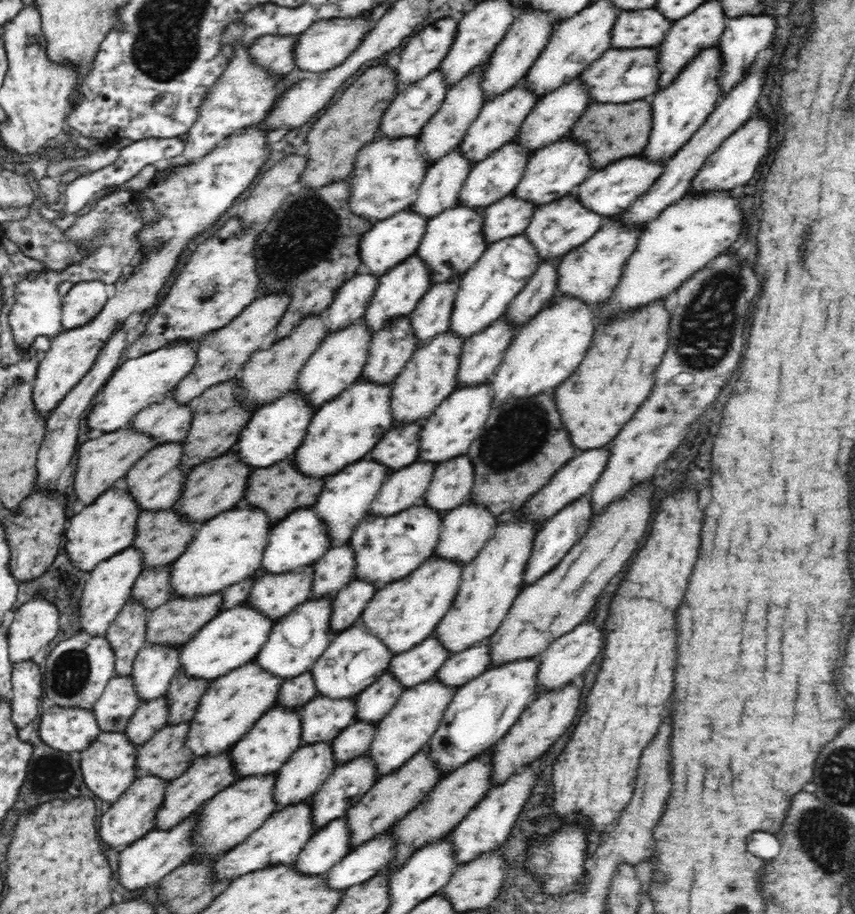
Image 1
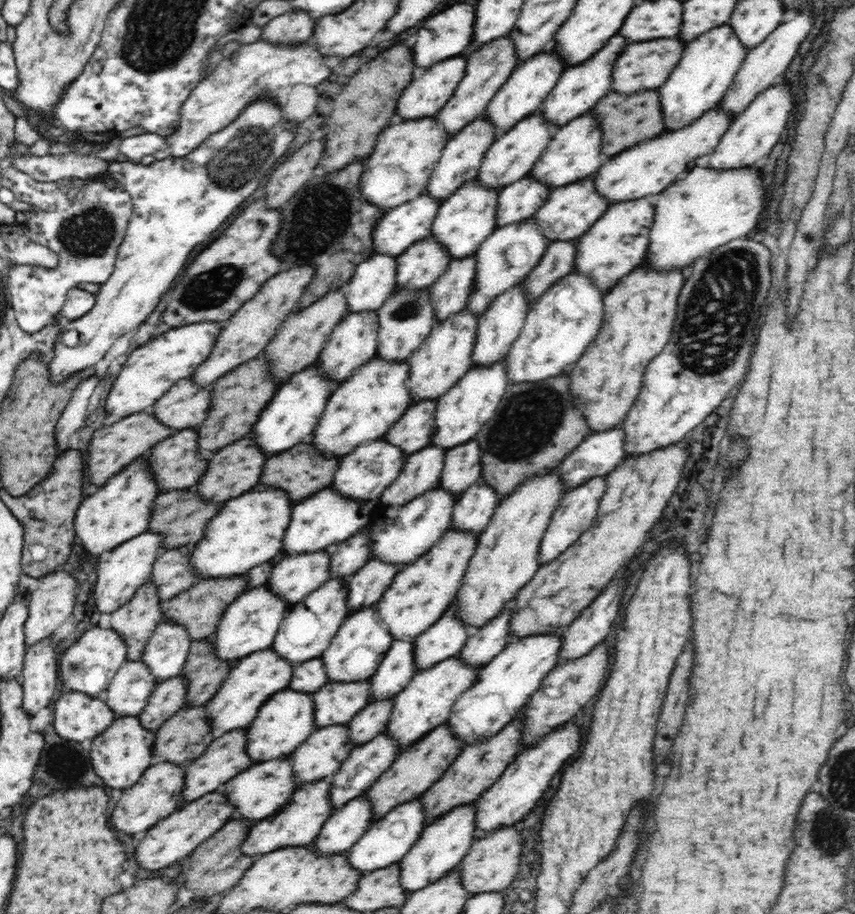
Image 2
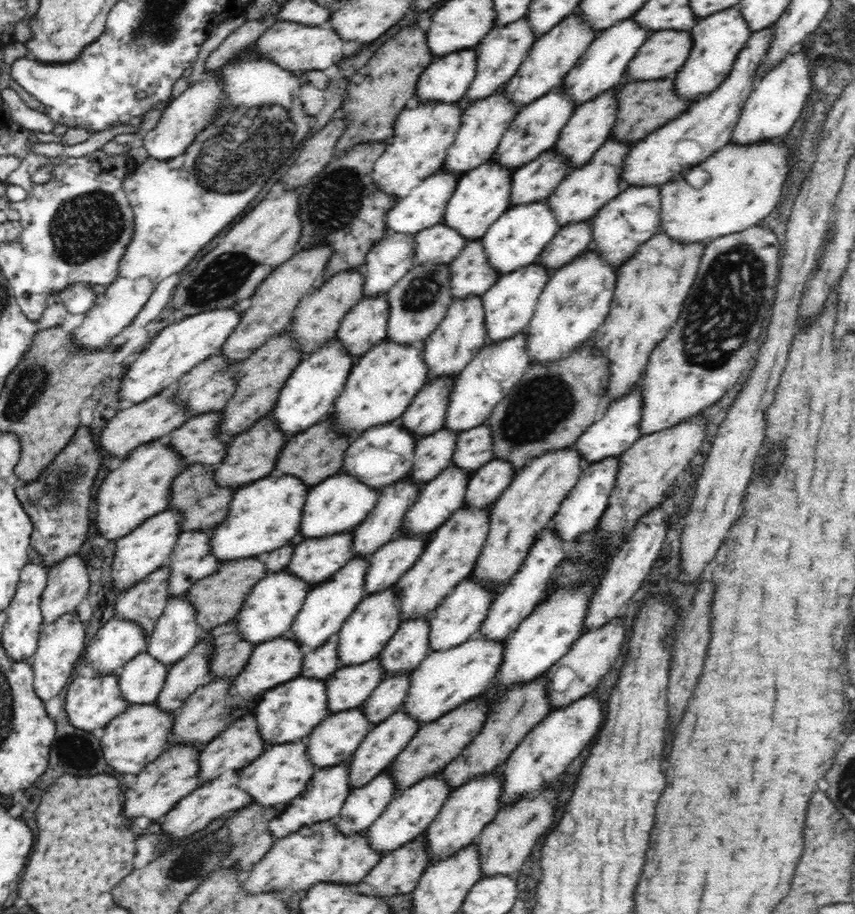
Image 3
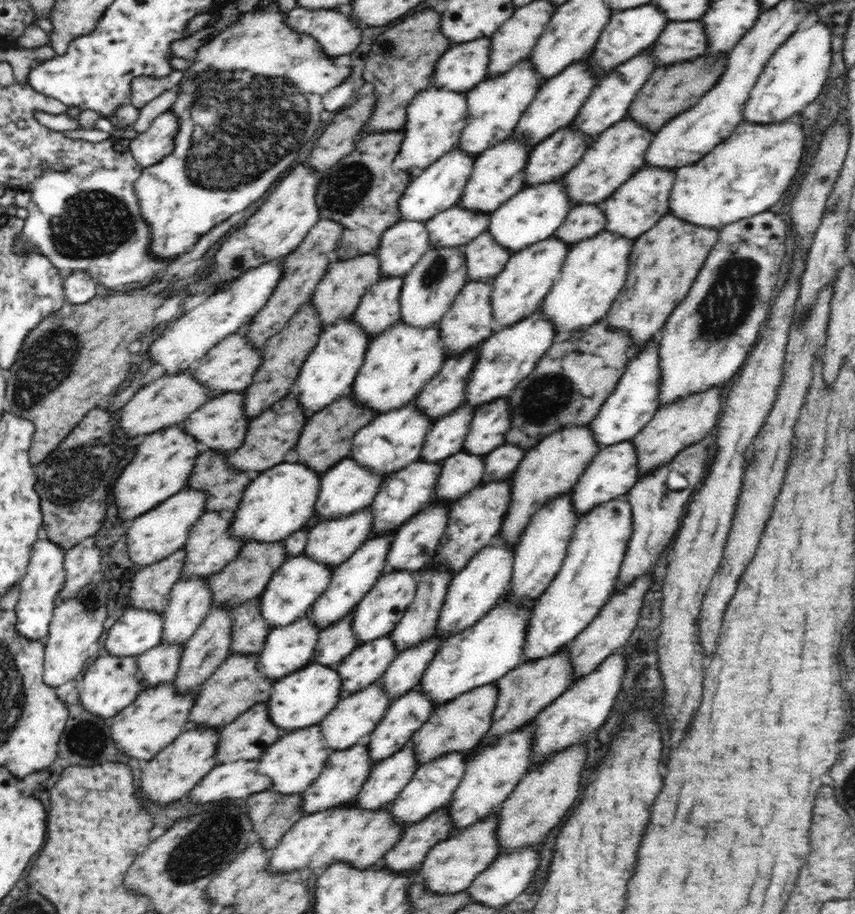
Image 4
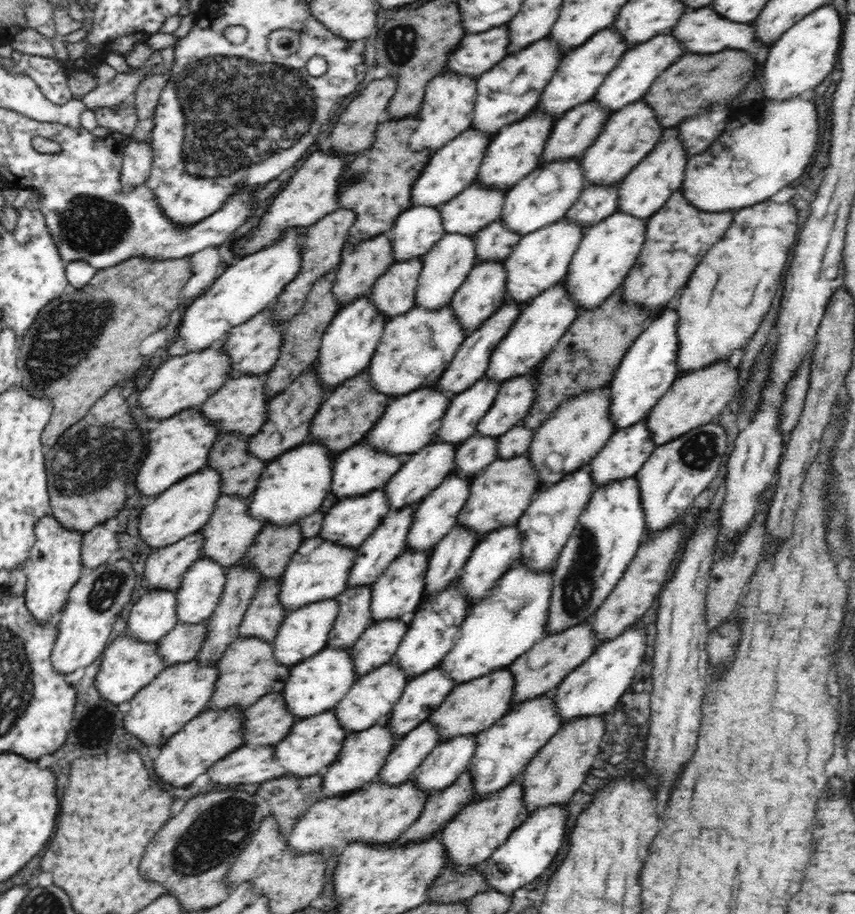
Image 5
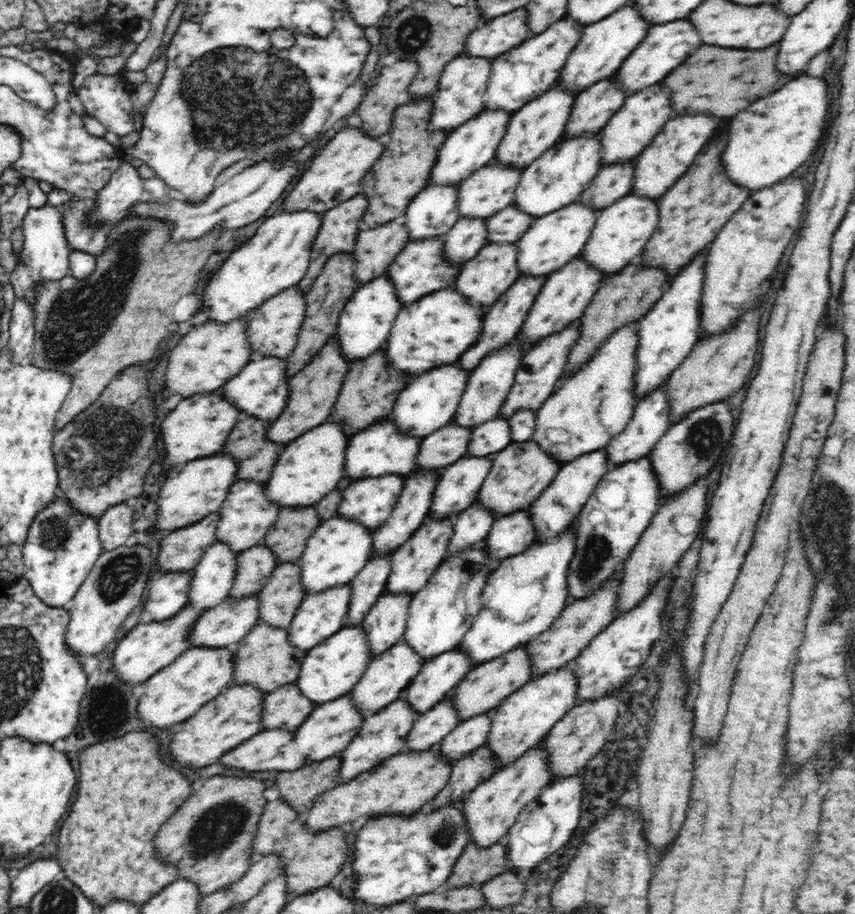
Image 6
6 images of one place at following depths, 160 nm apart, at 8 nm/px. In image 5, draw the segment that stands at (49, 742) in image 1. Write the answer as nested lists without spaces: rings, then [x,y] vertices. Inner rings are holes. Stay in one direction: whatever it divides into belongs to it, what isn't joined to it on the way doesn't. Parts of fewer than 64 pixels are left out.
[[[120,636],[103,651],[99,671],[95,676],[95,687],[99,696],[112,702],[122,704],[134,698],[134,695],[150,684],[165,668],[165,662],[157,654],[158,643],[144,643],[132,637]]]

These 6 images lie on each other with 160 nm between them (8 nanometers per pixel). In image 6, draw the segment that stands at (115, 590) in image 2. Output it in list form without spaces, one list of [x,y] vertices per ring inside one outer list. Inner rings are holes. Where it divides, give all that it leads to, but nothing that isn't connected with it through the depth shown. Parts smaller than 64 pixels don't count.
[[[215,453],[214,455],[188,460],[182,464],[172,476],[168,476],[163,482],[158,495],[158,512],[155,525],[157,530],[174,532],[186,526],[192,526],[196,522],[206,518],[208,514],[218,512],[226,500],[229,488],[237,480],[238,466],[229,455]]]

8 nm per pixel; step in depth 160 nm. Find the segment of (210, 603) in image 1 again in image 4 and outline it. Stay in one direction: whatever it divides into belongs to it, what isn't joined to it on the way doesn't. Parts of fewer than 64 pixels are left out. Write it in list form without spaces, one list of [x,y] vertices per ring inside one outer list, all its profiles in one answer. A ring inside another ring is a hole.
[[[244,542],[234,560],[231,560],[221,572],[208,576],[208,587],[212,591],[212,606],[226,605],[236,609],[254,598],[259,598],[268,586],[270,578],[287,559],[285,546],[280,542]]]

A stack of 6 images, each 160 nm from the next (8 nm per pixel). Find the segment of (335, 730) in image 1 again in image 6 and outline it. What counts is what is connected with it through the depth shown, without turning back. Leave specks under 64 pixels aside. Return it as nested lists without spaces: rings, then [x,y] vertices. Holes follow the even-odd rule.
[[[384,592],[364,617],[362,627],[372,659],[403,640],[412,597]]]

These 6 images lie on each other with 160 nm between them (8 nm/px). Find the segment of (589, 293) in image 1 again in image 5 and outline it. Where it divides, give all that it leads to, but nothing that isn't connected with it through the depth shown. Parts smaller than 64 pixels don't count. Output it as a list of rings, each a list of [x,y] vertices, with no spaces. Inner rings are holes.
[[[669,127],[654,150],[621,180],[618,184],[618,212],[647,220],[666,204],[676,190],[680,190],[689,160],[681,140],[678,128]]]

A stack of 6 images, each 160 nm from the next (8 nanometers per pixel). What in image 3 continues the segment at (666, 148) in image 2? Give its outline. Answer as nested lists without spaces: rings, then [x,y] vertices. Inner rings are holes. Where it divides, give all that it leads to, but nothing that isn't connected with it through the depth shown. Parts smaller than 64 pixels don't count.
[[[773,26],[752,32],[746,46],[738,52],[734,66],[718,89],[702,101],[692,104],[673,122],[658,128],[633,144],[622,168],[621,179],[630,186],[662,186],[679,173],[691,170],[719,152],[732,140],[732,134],[755,84],[759,64],[764,60],[773,37]]]

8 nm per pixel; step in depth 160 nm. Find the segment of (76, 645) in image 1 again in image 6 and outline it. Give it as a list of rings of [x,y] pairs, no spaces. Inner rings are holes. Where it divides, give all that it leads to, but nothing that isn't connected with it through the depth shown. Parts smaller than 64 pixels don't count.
[[[193,572],[156,574],[148,586],[148,600],[144,602],[144,611],[150,614],[151,622],[172,618],[189,604],[192,574]]]

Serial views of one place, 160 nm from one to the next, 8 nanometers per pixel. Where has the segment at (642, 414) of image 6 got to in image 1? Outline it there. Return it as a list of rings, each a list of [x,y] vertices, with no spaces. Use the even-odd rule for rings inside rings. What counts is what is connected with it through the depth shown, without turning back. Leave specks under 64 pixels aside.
[[[580,496],[578,500],[568,504],[566,508],[562,508],[558,514],[554,514],[552,518],[548,518],[544,522],[533,540],[532,550],[529,561],[526,563],[526,574],[524,574],[524,582],[522,588],[534,585],[544,575],[549,574],[570,548],[574,546],[590,528],[592,516],[591,500],[589,496]]]

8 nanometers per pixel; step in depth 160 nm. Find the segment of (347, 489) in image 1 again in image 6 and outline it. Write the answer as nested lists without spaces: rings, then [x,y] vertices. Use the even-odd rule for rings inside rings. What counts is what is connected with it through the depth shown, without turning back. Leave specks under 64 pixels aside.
[[[458,362],[438,367],[438,369],[434,368],[422,375],[412,377],[394,403],[389,418],[393,420],[395,427],[407,436],[423,439],[453,420],[471,374],[470,371],[464,371]]]

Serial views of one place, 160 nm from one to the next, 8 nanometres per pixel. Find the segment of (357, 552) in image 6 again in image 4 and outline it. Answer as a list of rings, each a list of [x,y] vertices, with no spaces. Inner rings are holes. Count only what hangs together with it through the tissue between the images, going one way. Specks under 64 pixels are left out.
[[[305,554],[287,558],[274,572],[268,586],[259,597],[259,603],[262,603],[260,613],[265,623],[272,627],[288,626],[298,618],[308,615],[314,602],[329,588],[334,578],[334,569],[334,566],[320,564]]]

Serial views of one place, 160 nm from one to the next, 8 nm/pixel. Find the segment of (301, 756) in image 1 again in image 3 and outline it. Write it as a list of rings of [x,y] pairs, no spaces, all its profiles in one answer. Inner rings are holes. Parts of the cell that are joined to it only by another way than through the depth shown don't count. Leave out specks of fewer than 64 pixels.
[[[363,706],[330,715],[329,718],[324,719],[314,728],[305,740],[309,761],[316,769],[324,768],[324,766],[338,766],[342,762],[349,762],[353,752],[371,731],[372,727],[372,724],[364,715]]]

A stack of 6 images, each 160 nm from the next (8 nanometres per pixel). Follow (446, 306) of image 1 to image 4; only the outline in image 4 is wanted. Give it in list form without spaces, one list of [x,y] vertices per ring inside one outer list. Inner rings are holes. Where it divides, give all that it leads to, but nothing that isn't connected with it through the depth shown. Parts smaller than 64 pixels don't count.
[[[490,232],[480,234],[462,247],[466,282],[489,282],[504,270],[511,252],[492,239]]]

